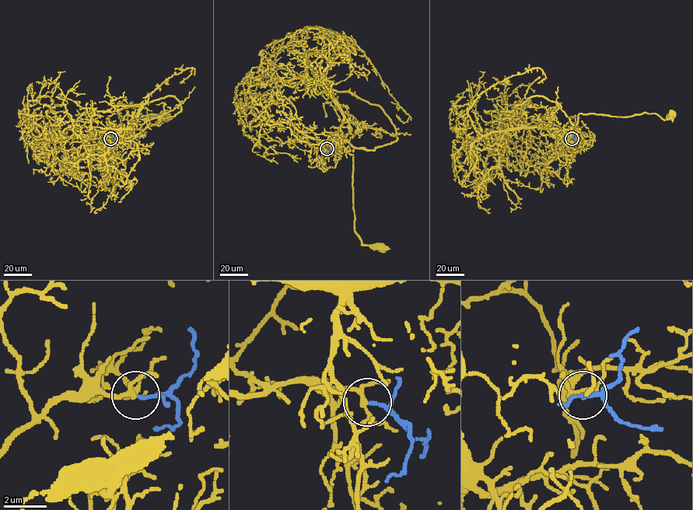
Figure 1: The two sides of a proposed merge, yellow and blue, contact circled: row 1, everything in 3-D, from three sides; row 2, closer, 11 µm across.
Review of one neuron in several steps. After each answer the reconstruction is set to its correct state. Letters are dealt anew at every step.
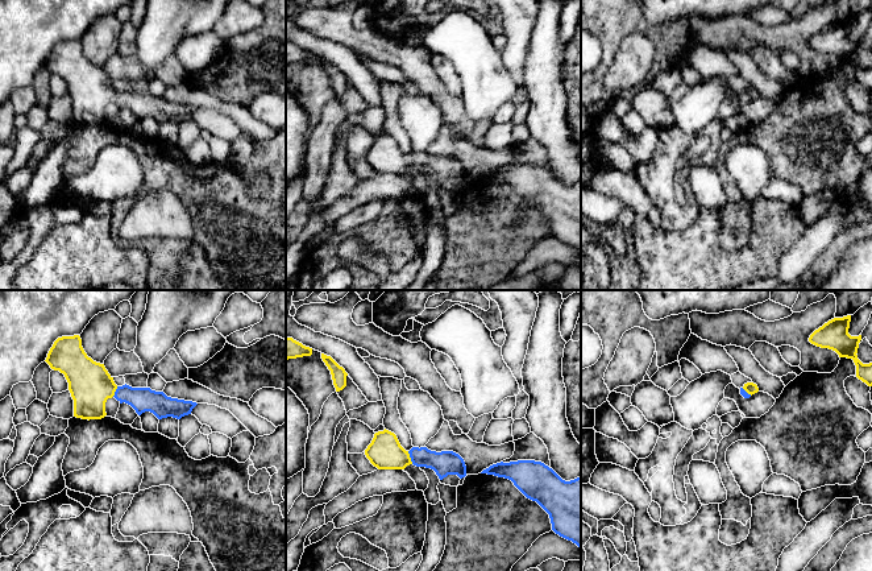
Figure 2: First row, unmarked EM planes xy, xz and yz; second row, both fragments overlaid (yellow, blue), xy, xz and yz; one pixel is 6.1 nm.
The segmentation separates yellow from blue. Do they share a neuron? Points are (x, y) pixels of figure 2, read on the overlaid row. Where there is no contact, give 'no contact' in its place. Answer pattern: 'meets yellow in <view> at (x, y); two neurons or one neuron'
meets yellow in xz at (410, 458); one neuron

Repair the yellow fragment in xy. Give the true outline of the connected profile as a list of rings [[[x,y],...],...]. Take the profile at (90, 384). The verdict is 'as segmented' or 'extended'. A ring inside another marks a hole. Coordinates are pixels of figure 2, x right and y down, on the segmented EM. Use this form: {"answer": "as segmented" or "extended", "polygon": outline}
{"answer": "extended", "polygon": [[[79,335],[58,338],[45,360],[51,369],[65,375],[74,400],[74,417],[101,419],[107,415],[105,402],[115,397],[120,404],[130,405],[138,415],[153,413],[158,419],[173,417],[180,419],[191,414],[198,405],[167,397],[150,388],[117,386],[104,364],[94,361],[82,347]]]}

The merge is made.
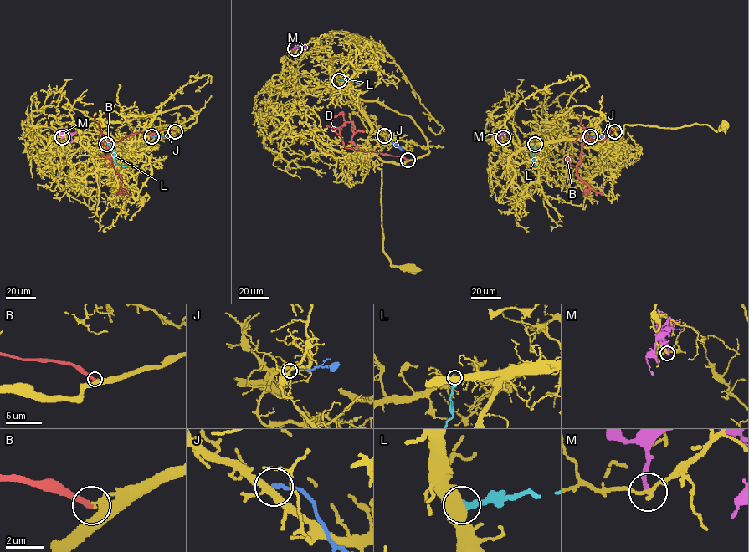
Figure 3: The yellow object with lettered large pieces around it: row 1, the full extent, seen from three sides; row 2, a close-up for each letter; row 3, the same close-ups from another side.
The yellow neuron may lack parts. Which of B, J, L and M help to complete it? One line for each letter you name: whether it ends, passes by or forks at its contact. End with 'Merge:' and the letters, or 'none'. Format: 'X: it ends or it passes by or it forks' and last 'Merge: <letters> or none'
Merge: none

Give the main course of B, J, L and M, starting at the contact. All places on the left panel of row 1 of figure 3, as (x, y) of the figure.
B: (175, 131), (168, 130), (135, 133), (117, 141), (107, 140), (109, 160), (122, 180), (119, 191), (125, 194)
J: (151, 136), (167, 136), (170, 134)
L: (106, 144), (112, 149), (114, 160), (126, 166)
M: (62, 137), (62, 134), (68, 131), (71, 142)

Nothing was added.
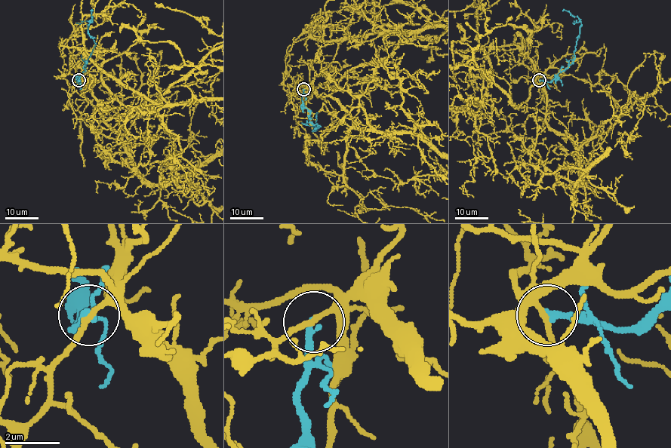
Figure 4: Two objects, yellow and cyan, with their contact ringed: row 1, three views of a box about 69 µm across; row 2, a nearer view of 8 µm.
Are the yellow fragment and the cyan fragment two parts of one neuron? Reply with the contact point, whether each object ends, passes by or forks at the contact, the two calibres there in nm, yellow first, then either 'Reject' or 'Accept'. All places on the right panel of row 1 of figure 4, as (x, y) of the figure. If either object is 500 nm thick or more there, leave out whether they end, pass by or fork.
Place: (539, 80). At the ring yellow passes by. At the ring cyan ends. Thickness 190 nm (yellow) against 260 nm. Reject

